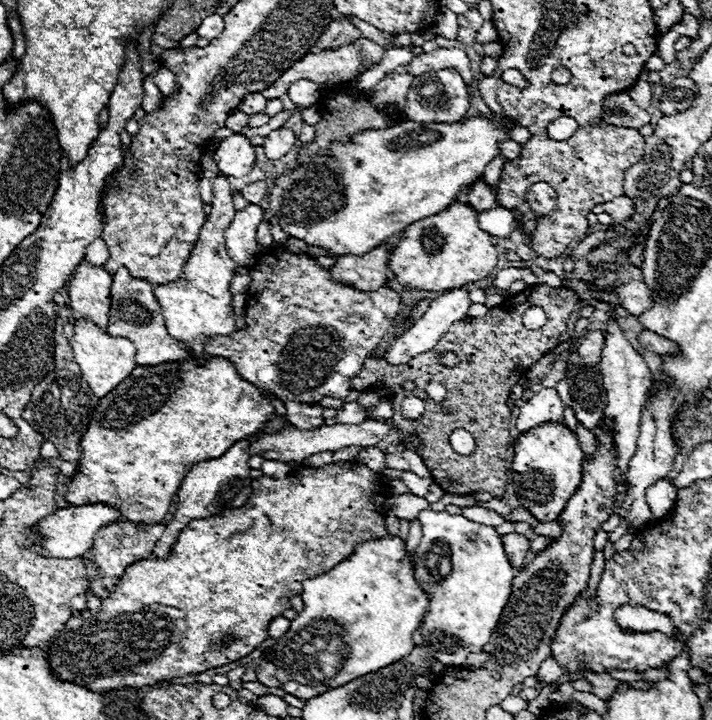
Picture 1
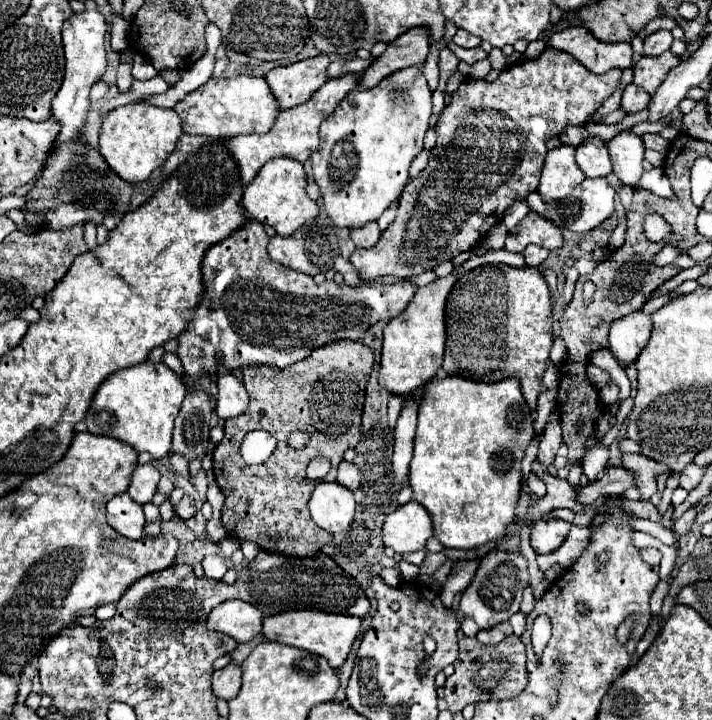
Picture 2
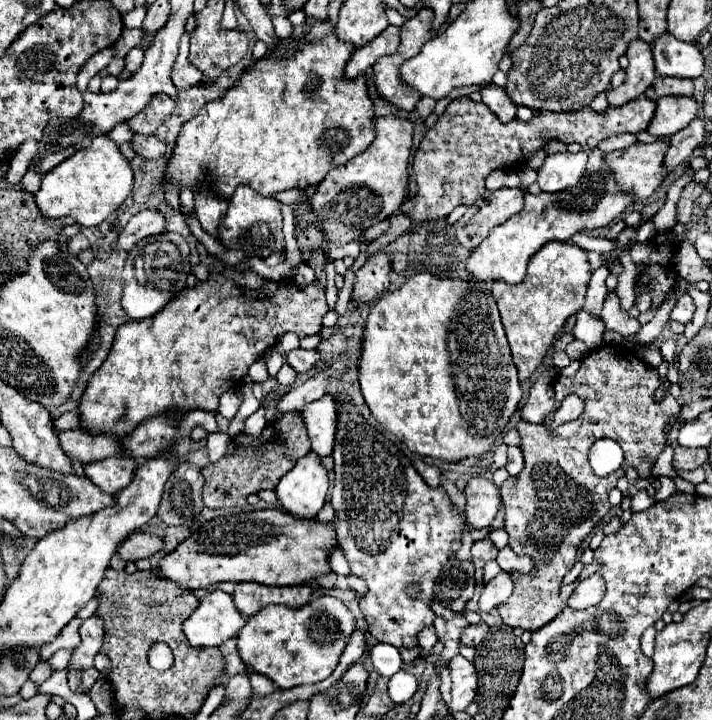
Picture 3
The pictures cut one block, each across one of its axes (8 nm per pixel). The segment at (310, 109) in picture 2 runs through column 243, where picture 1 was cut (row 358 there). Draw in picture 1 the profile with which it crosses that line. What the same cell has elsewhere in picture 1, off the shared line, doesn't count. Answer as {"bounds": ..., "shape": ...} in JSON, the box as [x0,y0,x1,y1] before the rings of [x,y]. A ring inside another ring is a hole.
{"bounds":[108,268,188,366],"shape":[[[118,268],[112,276],[110,288],[110,324],[108,332],[112,336],[126,336],[136,346],[136,360],[140,366],[154,366],[160,362],[184,360],[188,350],[178,346],[178,342],[168,334],[166,322],[162,316],[162,306],[154,296],[154,286],[142,278],[132,278],[128,268]]]}

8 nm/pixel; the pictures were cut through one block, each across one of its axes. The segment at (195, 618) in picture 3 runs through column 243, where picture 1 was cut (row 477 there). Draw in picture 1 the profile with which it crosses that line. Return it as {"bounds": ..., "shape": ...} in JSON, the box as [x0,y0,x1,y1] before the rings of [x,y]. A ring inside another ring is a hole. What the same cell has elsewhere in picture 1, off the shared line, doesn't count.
{"bounds":[600,314,652,484],"shape":[[[614,314],[608,320],[604,338],[606,338],[606,344],[602,348],[602,358],[600,358],[600,372],[602,372],[602,380],[604,380],[604,388],[606,388],[606,396],[608,396],[608,406],[604,410],[604,422],[608,426],[612,426],[612,434],[614,434],[616,468],[620,470],[618,484],[626,484],[628,462],[636,452],[636,442],[638,442],[638,434],[640,434],[642,410],[648,400],[648,390],[652,388],[652,372],[646,366],[646,362],[642,360],[642,356],[626,340]]]}

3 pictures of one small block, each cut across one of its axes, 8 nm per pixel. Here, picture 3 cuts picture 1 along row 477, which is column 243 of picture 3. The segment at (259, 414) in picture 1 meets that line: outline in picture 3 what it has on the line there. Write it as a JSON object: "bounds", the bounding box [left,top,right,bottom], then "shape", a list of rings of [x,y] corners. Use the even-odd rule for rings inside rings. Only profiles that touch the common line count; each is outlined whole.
{"bounds":[164,18,374,200],"shape":[[[308,18],[302,26],[296,26],[294,28],[294,36],[292,38],[284,38],[280,42],[280,48],[276,48],[272,54],[268,54],[266,58],[258,60],[256,64],[252,64],[244,74],[242,78],[238,80],[236,86],[232,86],[222,98],[214,100],[214,102],[208,102],[192,120],[188,120],[182,128],[180,128],[180,134],[178,134],[178,140],[176,140],[176,146],[174,146],[174,152],[172,156],[168,158],[168,164],[166,164],[166,172],[164,172],[164,182],[170,182],[172,186],[176,186],[178,190],[182,188],[190,188],[190,190],[200,190],[200,188],[206,188],[210,186],[210,190],[226,200],[230,200],[230,196],[234,194],[236,186],[240,184],[248,184],[252,190],[256,190],[258,194],[262,196],[274,196],[278,192],[284,192],[284,190],[292,190],[292,188],[298,188],[298,190],[306,190],[308,186],[314,186],[318,184],[328,170],[336,168],[336,166],[342,166],[344,162],[348,162],[350,158],[354,158],[356,154],[360,154],[364,148],[370,146],[370,142],[374,140],[374,108],[372,108],[372,102],[368,98],[368,92],[366,92],[366,78],[364,76],[356,76],[354,80],[348,80],[344,78],[344,66],[352,54],[352,44],[348,42],[342,42],[336,38],[334,34],[334,28],[330,22],[316,22],[312,18]]]}

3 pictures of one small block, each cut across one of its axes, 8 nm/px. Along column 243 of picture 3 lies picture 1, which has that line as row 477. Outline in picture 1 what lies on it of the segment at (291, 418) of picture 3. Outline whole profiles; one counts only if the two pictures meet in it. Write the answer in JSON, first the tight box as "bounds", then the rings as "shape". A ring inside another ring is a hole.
{"bounds":[350,284,580,498],"shape":[[[544,284],[528,286],[524,292],[510,296],[502,304],[494,306],[484,318],[466,318],[460,320],[460,328],[452,328],[446,336],[442,336],[434,348],[434,352],[446,352],[452,350],[460,358],[458,370],[450,370],[438,362],[440,354],[422,354],[414,356],[410,364],[392,366],[384,358],[368,356],[362,372],[350,382],[356,390],[374,390],[374,386],[382,386],[388,390],[388,400],[394,406],[394,426],[400,430],[402,438],[406,440],[410,432],[416,432],[422,438],[420,444],[420,456],[434,476],[434,480],[440,484],[440,488],[448,494],[476,494],[476,492],[490,492],[494,498],[502,498],[508,478],[506,478],[506,448],[510,444],[510,408],[506,404],[506,398],[514,384],[526,374],[532,364],[536,364],[544,354],[548,354],[556,344],[560,334],[566,332],[566,322],[574,306],[580,302],[578,294],[568,288],[550,288]],[[530,306],[544,308],[548,322],[540,330],[528,330],[522,326],[522,314]],[[404,380],[412,380],[416,388],[412,392],[402,390],[400,384]],[[430,380],[436,380],[446,386],[448,400],[444,404],[436,404],[428,398],[424,392],[426,384]],[[408,396],[418,396],[426,402],[426,410],[422,418],[408,420],[400,412],[400,402]],[[464,428],[468,430],[476,440],[476,450],[470,456],[460,456],[452,450],[448,436],[452,430]]]}

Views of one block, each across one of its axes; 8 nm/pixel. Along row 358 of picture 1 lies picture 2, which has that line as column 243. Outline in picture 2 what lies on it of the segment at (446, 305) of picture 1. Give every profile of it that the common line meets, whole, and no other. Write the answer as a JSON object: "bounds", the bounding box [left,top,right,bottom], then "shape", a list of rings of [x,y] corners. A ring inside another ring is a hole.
{"bounds":[216,360,248,420],"shape":[[[216,360],[216,366],[220,366],[220,370],[216,374],[216,378],[218,378],[216,414],[224,420],[234,418],[246,410],[248,394],[246,394],[242,382],[230,370],[224,370],[222,360]]]}

